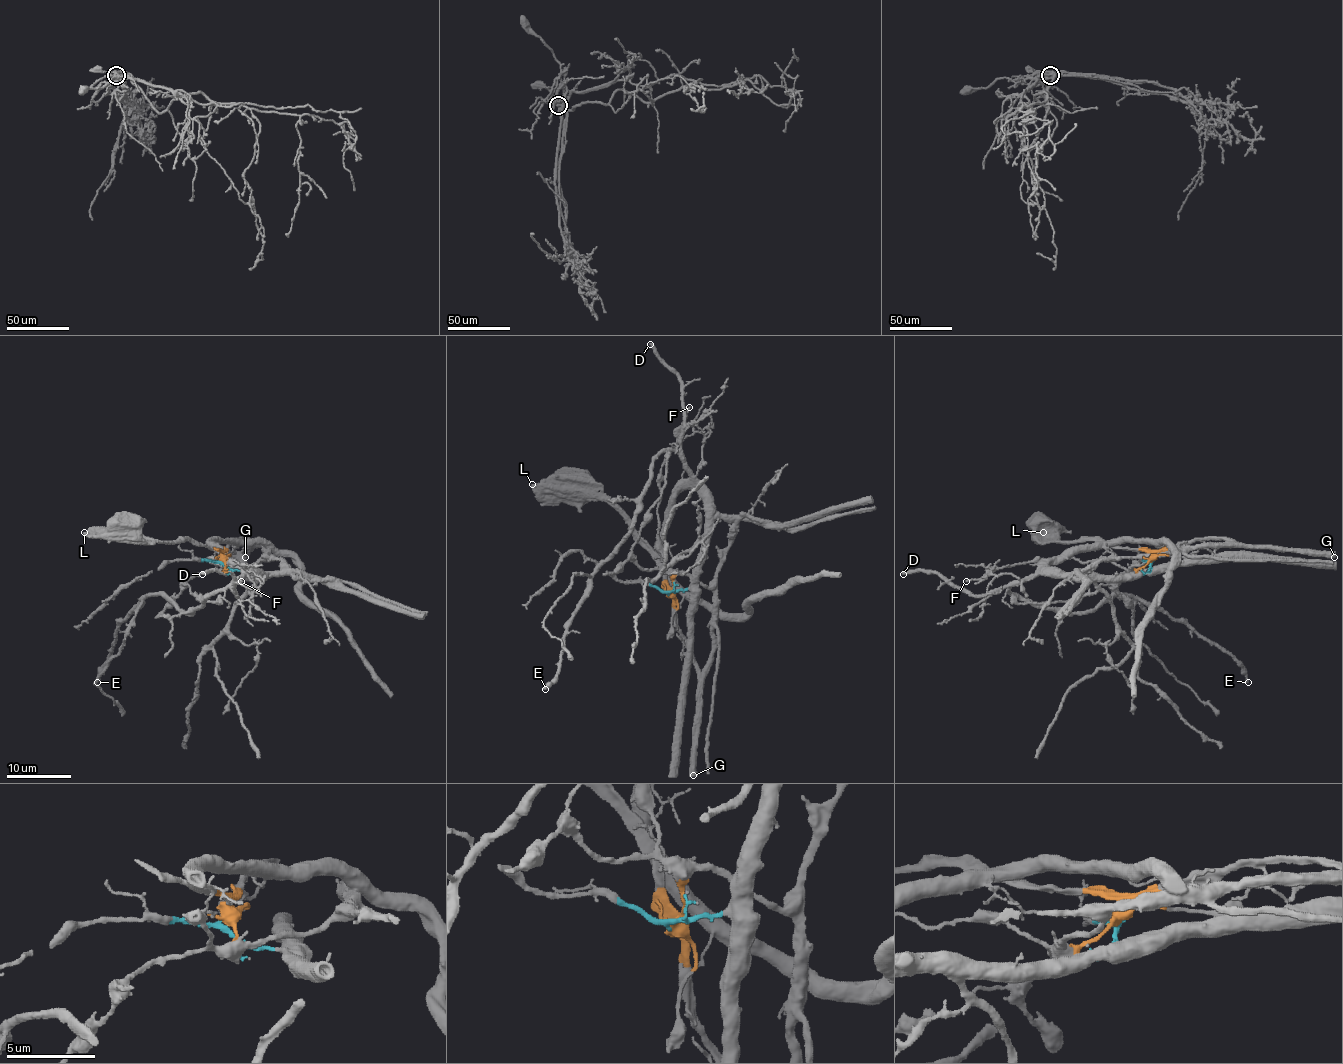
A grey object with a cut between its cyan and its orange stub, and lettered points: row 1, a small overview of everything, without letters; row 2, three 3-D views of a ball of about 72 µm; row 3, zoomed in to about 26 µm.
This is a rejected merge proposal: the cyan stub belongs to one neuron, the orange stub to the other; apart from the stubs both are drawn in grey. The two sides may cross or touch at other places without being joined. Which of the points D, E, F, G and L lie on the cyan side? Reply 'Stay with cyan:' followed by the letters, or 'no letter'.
Stay with cyan: D, E

